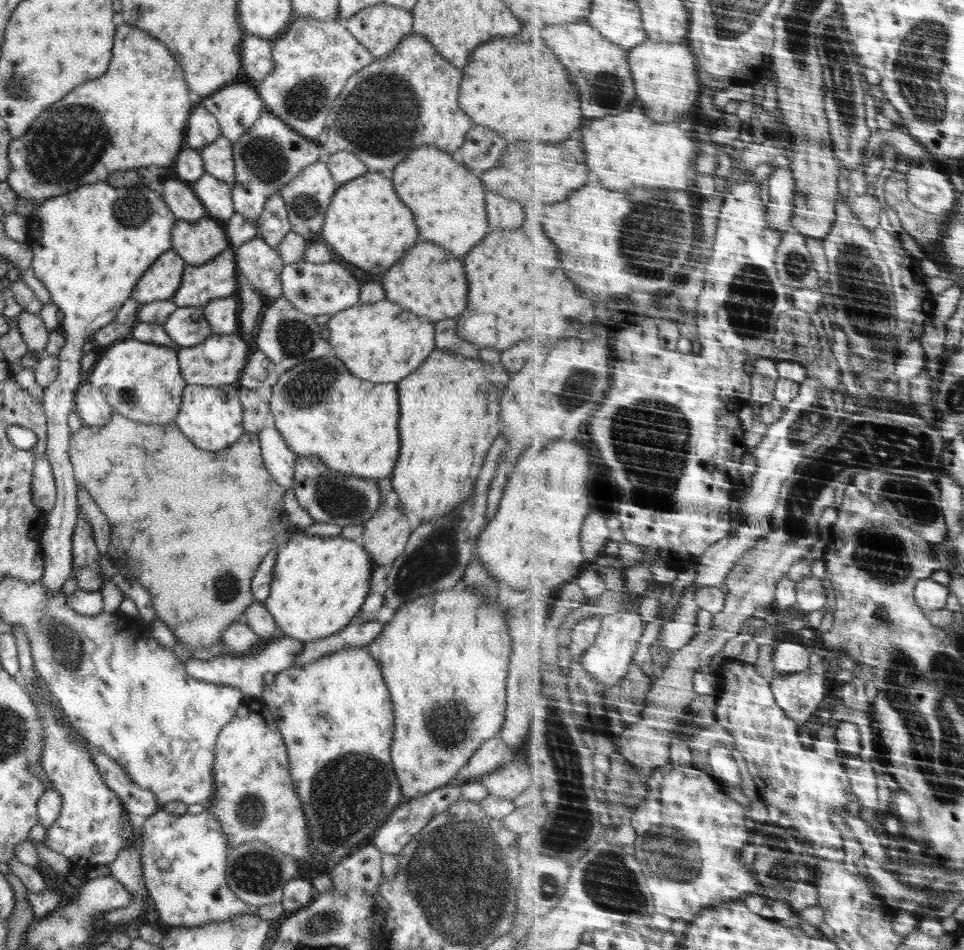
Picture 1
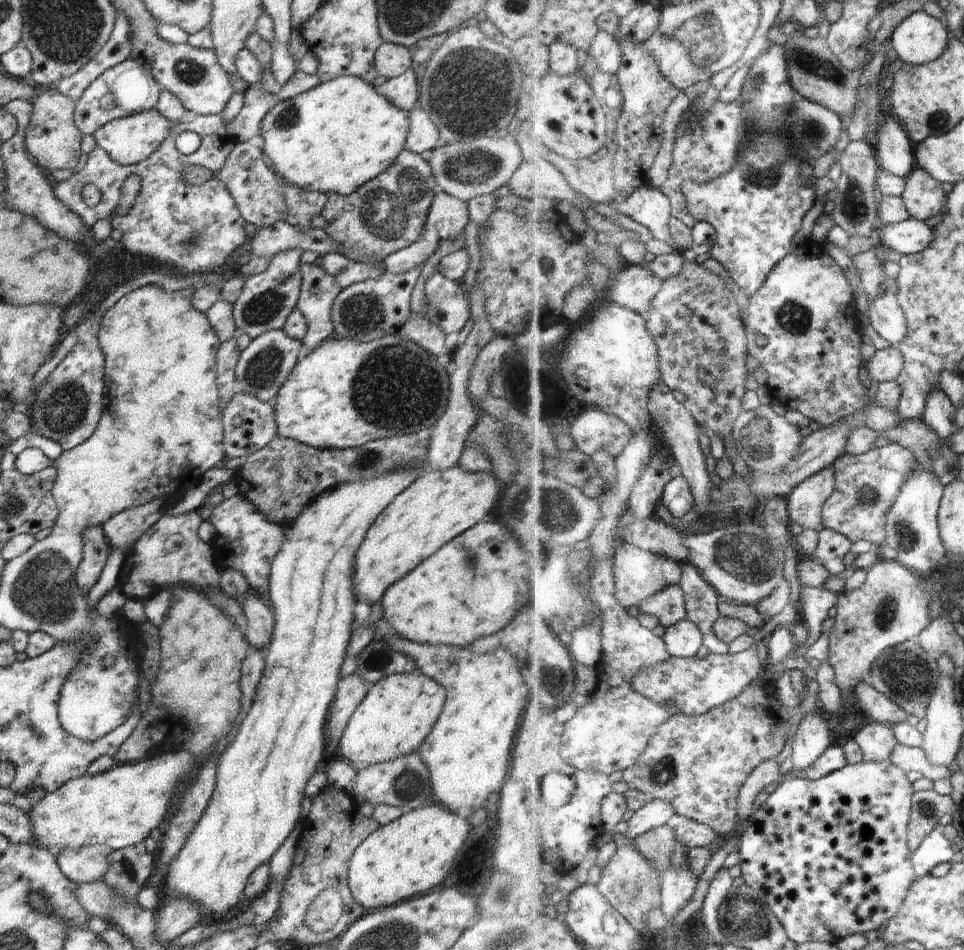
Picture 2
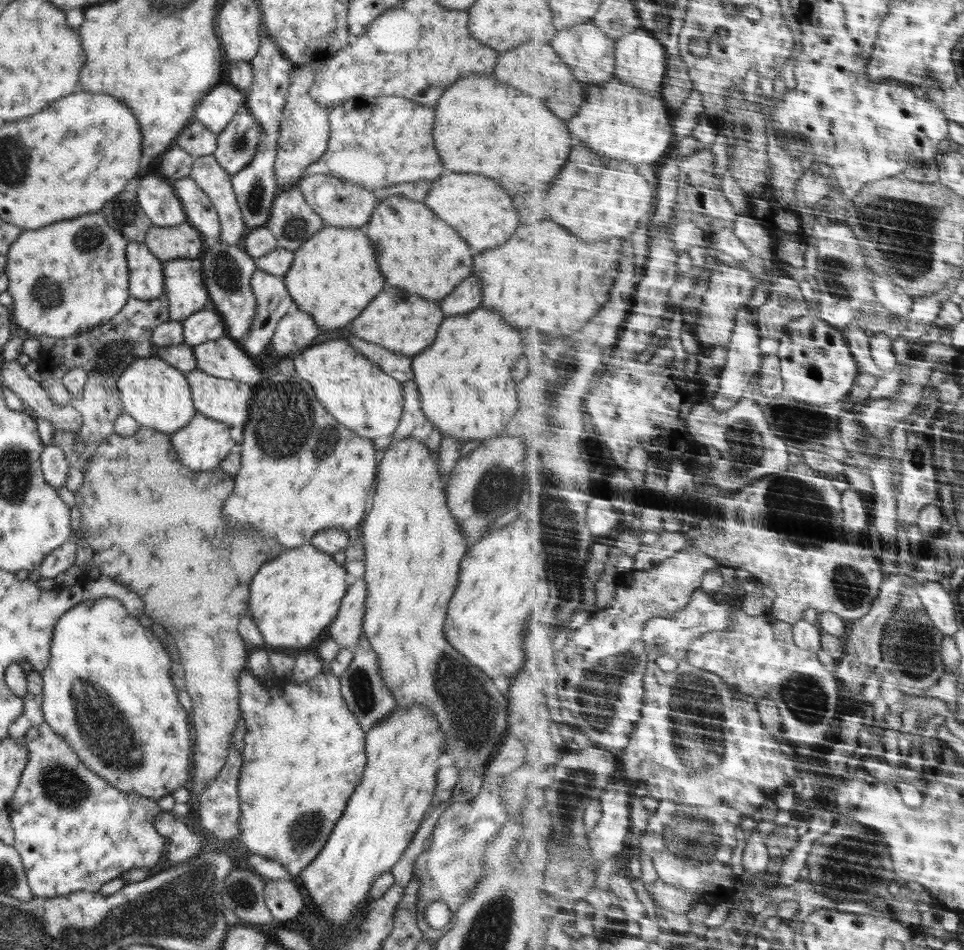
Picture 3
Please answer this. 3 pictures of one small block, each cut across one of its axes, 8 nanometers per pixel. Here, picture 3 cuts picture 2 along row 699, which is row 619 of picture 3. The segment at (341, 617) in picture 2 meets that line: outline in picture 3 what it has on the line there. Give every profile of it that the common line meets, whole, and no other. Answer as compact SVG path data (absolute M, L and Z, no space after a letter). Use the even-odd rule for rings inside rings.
M311 542L296 548L284 549L274 560L266 562L266 566L262 564L250 586L250 612L268 649L278 646L304 648L314 642L338 614L349 581L346 569L334 561L333 555L316 549Z

